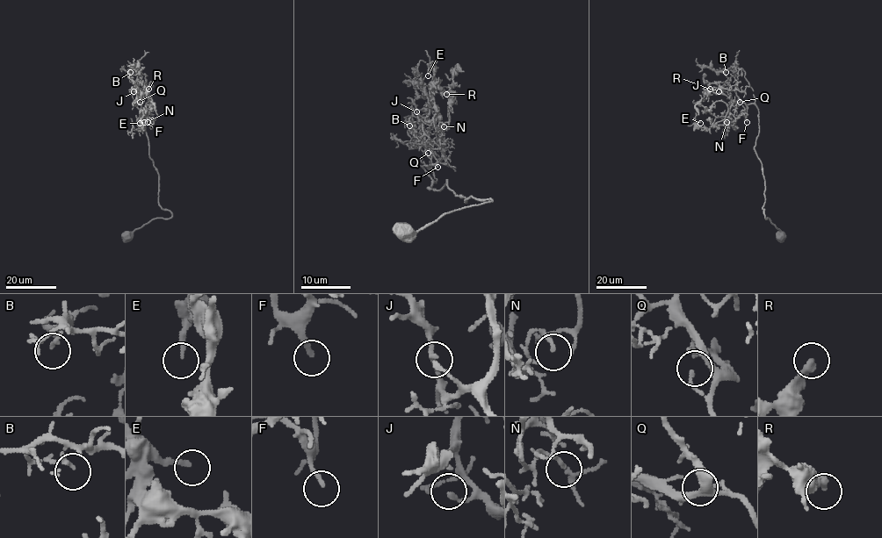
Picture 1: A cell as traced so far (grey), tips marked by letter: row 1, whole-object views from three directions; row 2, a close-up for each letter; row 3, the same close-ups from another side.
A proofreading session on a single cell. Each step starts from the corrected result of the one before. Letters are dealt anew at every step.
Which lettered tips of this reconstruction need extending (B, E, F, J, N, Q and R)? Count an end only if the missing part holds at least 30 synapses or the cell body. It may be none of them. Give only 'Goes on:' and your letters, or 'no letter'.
Goes on: F

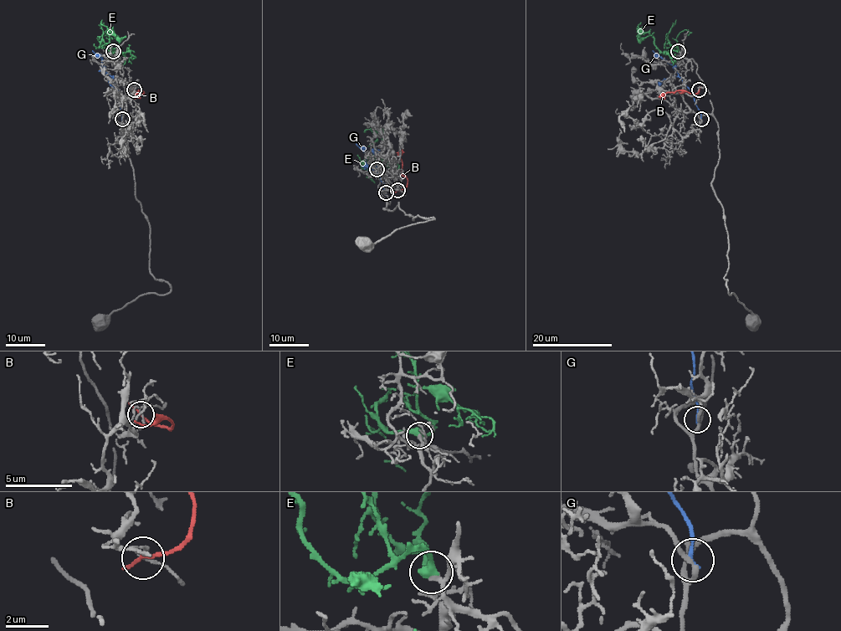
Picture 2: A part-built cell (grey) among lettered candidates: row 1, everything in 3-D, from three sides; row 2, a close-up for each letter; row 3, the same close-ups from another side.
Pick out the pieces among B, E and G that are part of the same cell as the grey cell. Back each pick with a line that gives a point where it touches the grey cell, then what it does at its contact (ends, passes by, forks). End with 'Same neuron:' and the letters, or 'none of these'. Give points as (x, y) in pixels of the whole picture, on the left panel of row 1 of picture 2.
E: contact (113, 51); it passes by
Same neuron: E

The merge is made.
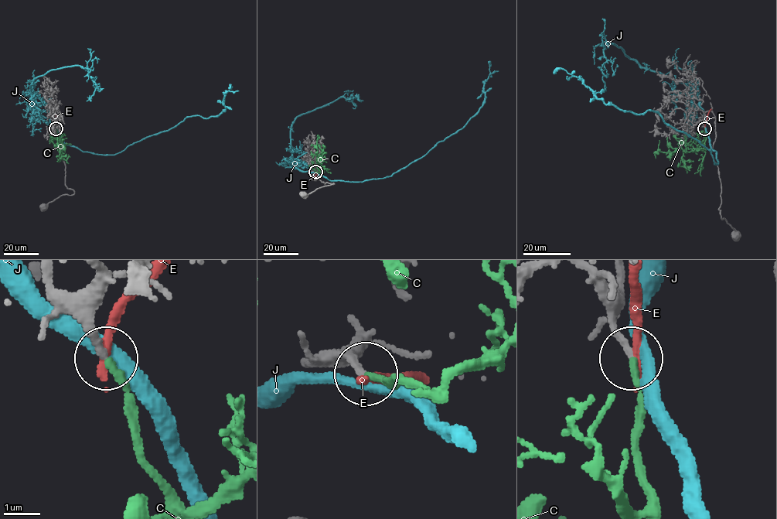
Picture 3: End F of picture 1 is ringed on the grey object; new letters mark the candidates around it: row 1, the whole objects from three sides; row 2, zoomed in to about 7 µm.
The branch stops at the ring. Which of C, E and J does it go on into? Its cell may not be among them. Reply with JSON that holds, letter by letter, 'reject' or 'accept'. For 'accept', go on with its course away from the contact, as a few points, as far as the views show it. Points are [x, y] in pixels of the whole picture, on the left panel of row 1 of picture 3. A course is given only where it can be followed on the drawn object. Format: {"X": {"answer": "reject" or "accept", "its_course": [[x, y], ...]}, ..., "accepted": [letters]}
{"C": {"answer": "accept", "its_course": [[56, 128], [61, 142], [57, 143], [56, 147], [57, 137]]}, "E": {"answer": "reject"}, "J": {"answer": "reject"}, "accepted": ["C"]}

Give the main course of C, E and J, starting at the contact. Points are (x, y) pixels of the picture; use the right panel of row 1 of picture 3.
C: (704, 128), (706, 141), (701, 148), (679, 148), (673, 153), (662, 152), (659, 148), (659, 140)
E: (705, 128), (710, 108)
J: (705, 128), (717, 164), (710, 151), (668, 125), (657, 112), (624, 111), (598, 99), (564, 69), (553, 74)

